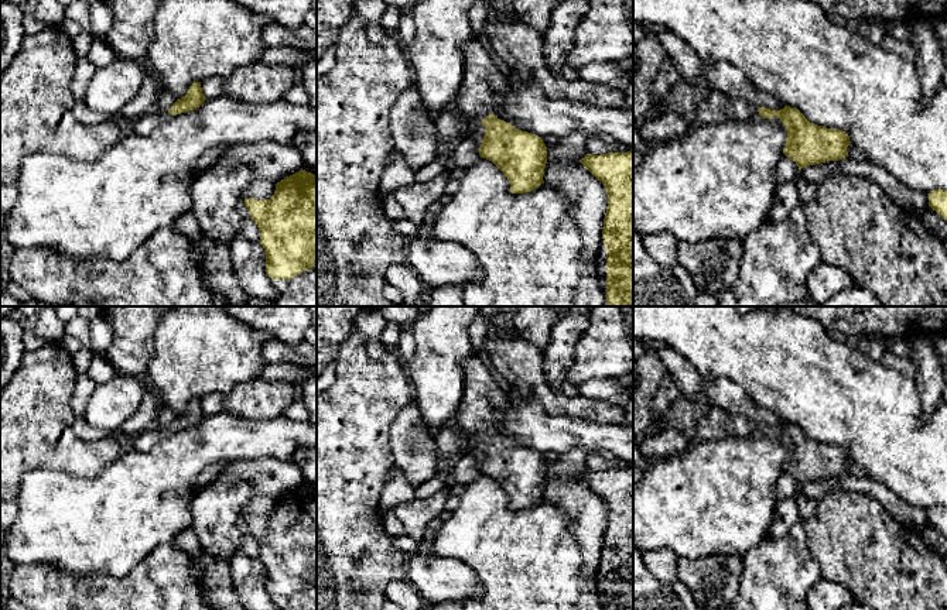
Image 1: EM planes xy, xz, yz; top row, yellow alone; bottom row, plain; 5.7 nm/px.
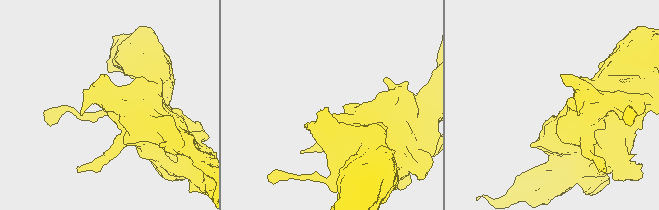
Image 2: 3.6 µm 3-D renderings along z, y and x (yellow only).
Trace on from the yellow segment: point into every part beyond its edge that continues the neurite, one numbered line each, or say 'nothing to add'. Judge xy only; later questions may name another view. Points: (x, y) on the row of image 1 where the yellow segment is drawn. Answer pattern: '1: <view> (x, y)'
1: xy (144, 124)

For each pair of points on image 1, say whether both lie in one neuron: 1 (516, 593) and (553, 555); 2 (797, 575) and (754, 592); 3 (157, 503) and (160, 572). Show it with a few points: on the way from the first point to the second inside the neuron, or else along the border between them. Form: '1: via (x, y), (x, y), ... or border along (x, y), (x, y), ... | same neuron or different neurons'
1: via (526, 583), (543, 565) | same neuron
2: via (786, 575), (765, 592) | same neuron
3: border along (173, 541), (157, 545), (134, 568) | different neurons

